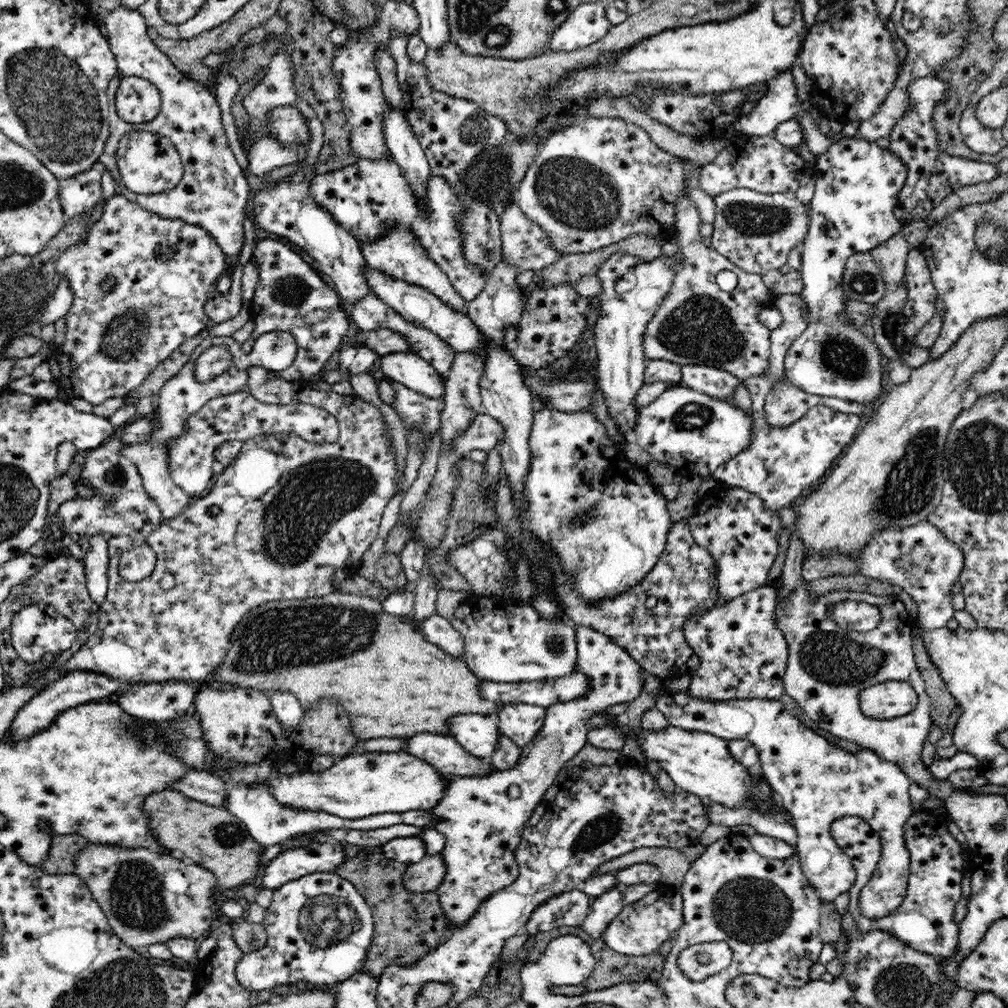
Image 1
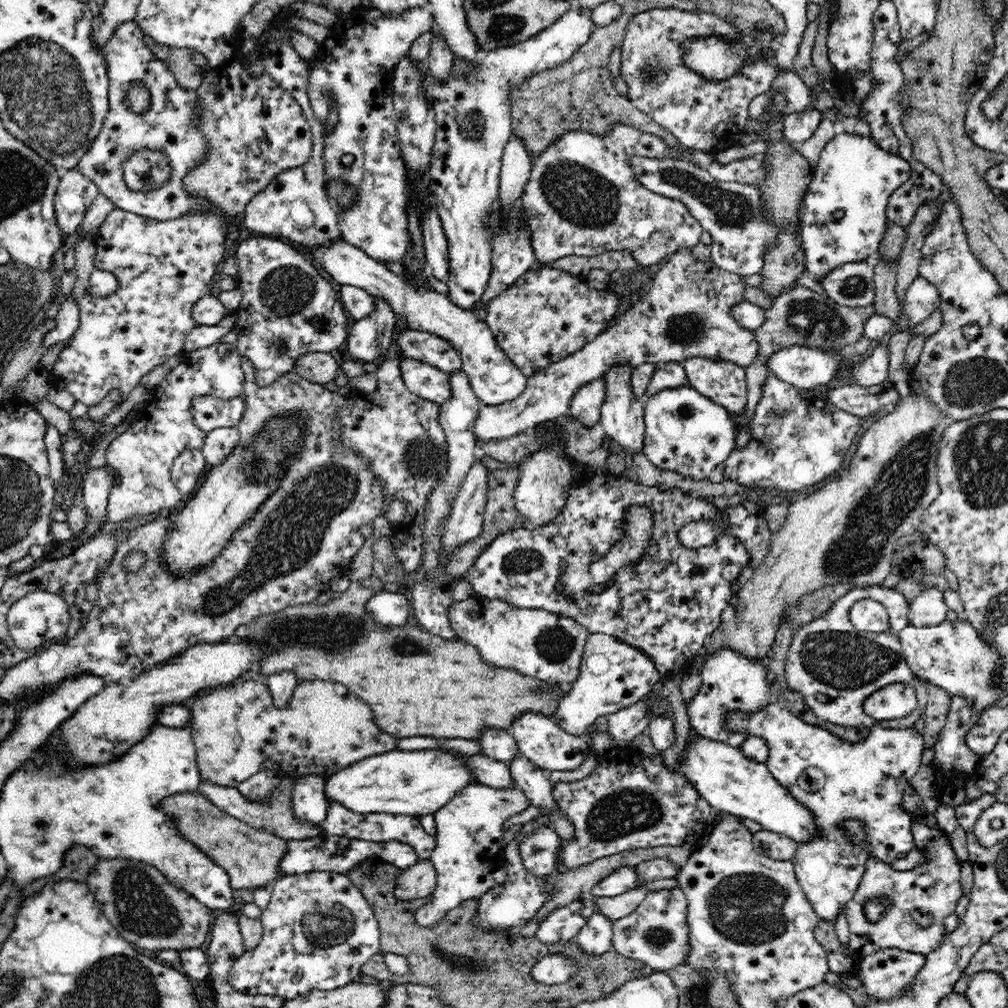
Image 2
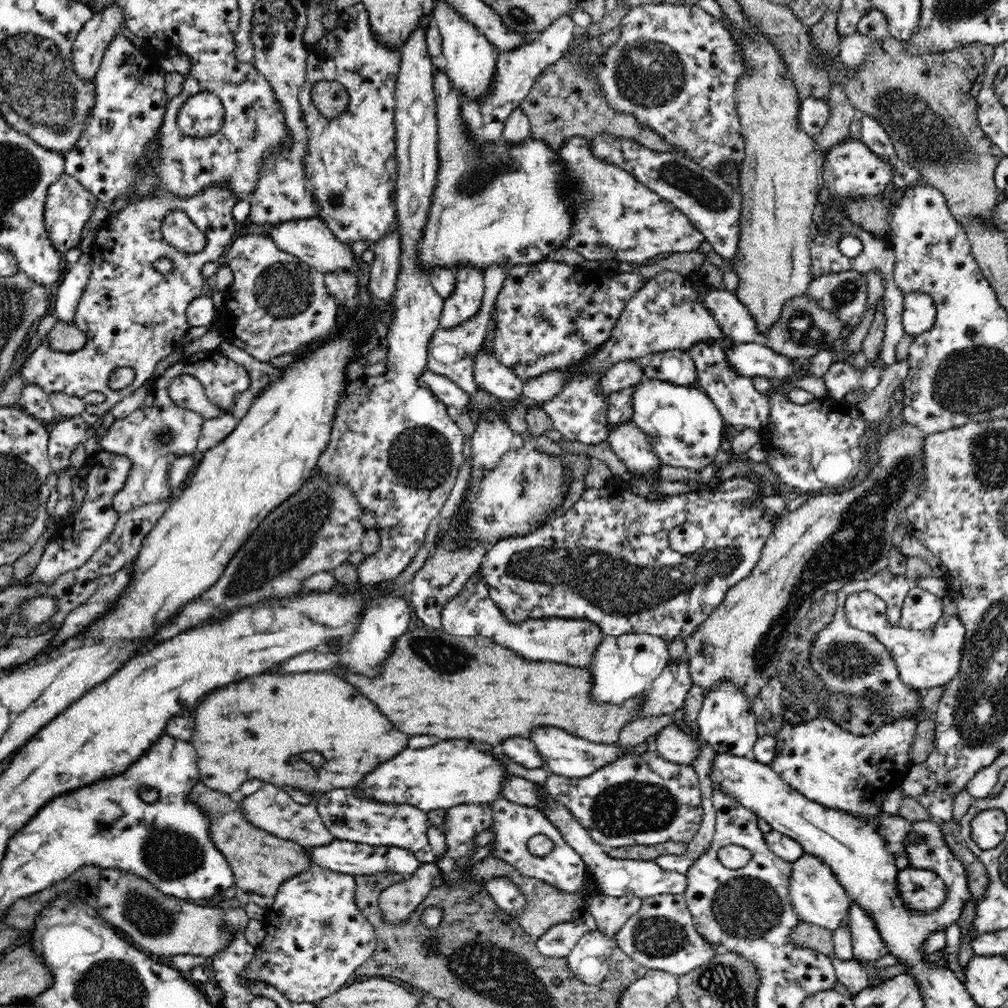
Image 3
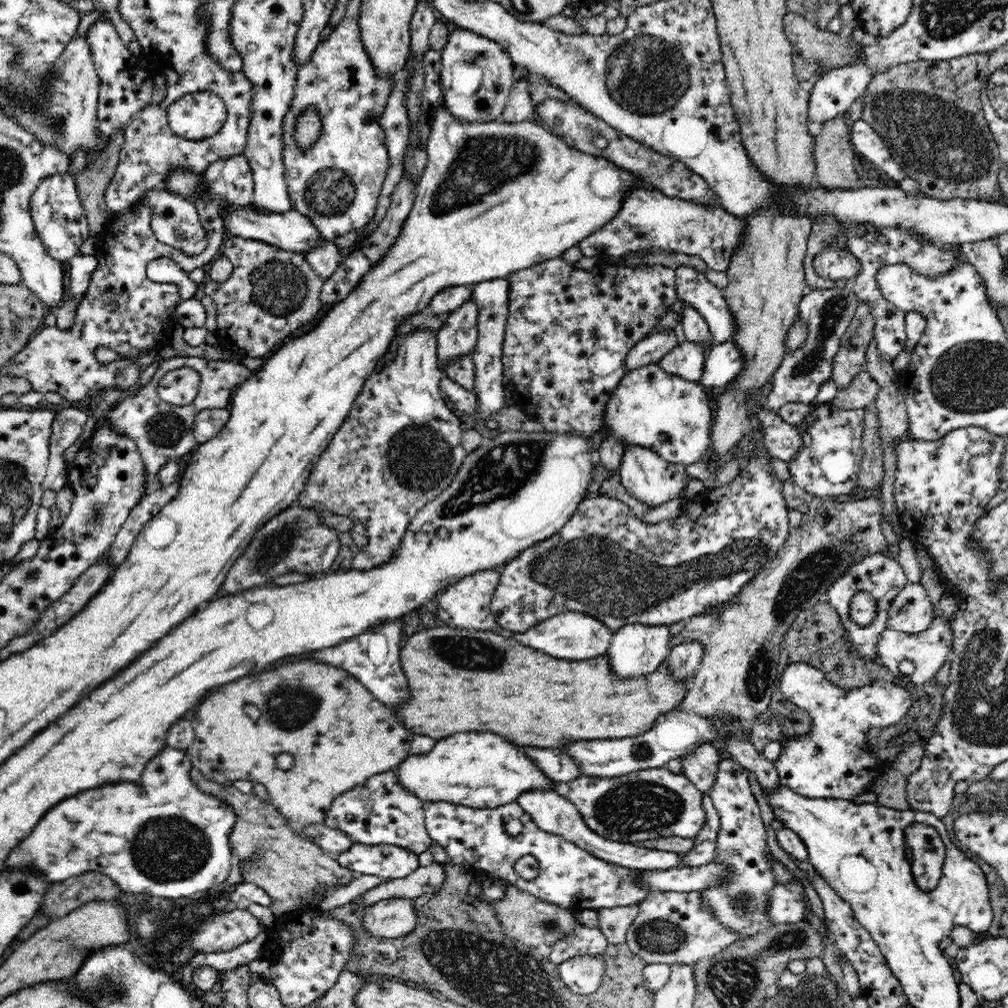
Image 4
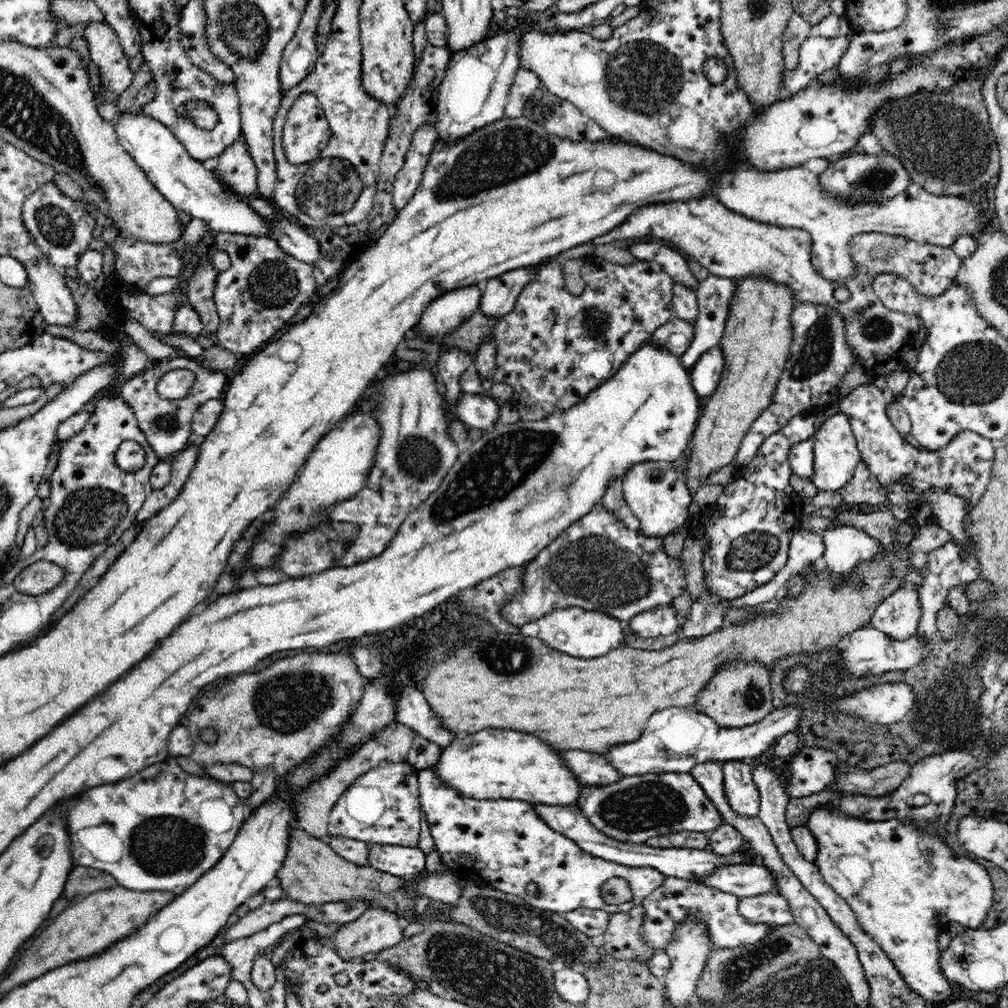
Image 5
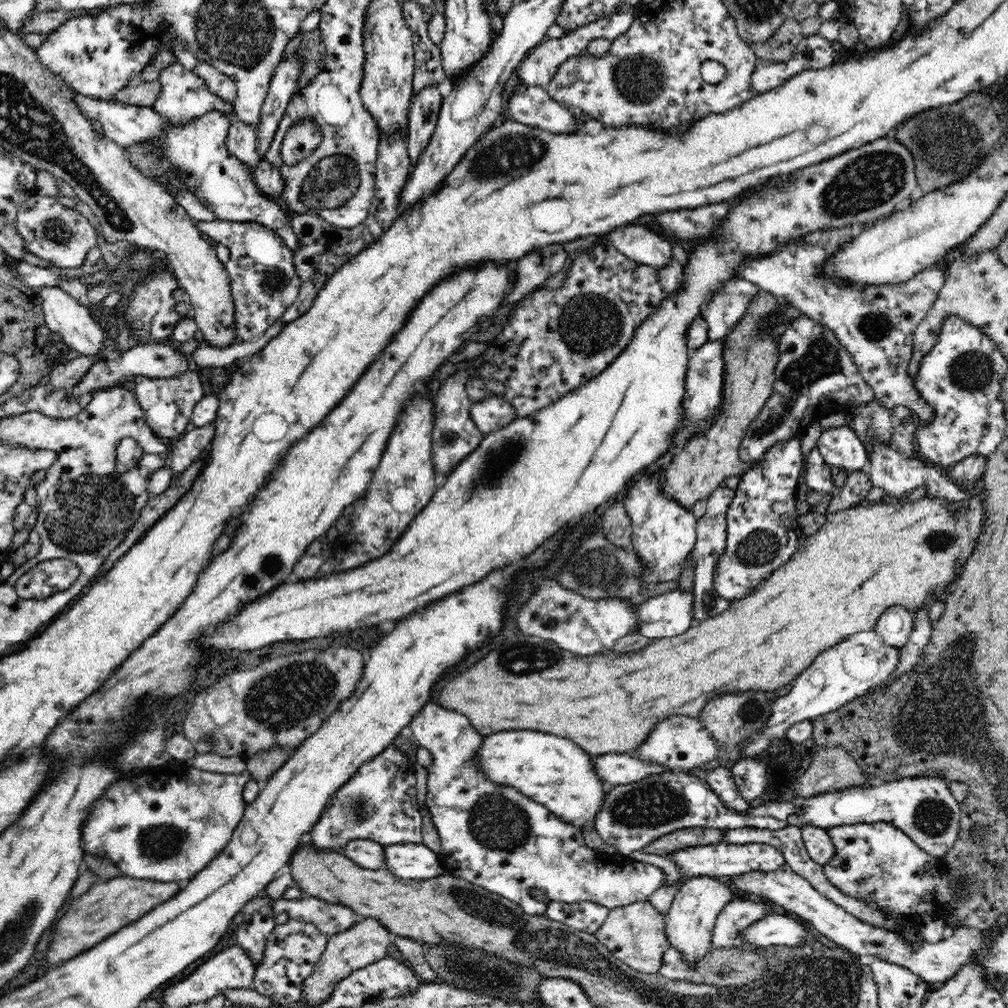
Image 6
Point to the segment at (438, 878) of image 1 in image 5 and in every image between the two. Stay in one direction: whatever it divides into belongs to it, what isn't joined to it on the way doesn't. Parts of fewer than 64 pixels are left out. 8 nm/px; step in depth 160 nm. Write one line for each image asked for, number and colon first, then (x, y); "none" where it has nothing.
2: (419, 881)
3: (397, 902)
4: (394, 918)
5: (377, 929)

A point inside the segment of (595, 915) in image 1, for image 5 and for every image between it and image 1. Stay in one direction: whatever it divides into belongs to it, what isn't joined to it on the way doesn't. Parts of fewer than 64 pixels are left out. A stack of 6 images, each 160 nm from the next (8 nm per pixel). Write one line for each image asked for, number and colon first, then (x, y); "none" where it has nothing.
2: (596, 937)
3: (589, 960)
4: (582, 974)
5: (571, 985)

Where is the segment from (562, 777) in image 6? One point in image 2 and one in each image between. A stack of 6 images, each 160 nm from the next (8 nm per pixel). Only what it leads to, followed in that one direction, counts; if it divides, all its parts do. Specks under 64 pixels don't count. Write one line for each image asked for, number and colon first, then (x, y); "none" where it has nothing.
2: (416, 783)
3: (457, 772)
4: (479, 770)
5: (492, 764)

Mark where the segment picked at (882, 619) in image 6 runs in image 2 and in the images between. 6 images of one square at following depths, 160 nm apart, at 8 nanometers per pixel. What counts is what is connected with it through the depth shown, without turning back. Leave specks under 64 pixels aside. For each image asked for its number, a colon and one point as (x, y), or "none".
2: (929, 609)
3: (921, 609)
4: (911, 612)
5: (898, 615)

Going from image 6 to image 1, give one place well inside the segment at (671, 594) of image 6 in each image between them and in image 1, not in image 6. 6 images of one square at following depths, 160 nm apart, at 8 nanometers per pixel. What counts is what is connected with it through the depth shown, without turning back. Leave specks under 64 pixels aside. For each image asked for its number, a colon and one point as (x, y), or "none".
1: (482, 824)
2: (614, 675)
3: (624, 666)
4: (636, 650)
5: (657, 622)

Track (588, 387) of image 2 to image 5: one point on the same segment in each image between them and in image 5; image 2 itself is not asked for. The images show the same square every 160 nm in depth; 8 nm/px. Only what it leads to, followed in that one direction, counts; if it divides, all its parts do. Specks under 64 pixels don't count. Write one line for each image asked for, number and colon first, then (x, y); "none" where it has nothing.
3: (623, 374)
4: (649, 350)
5: (676, 335)

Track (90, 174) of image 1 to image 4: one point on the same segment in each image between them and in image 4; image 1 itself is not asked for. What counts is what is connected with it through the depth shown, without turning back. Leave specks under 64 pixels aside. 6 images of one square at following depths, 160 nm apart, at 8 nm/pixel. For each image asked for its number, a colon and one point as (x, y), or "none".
2: (76, 192)
3: (69, 205)
4: (60, 219)

